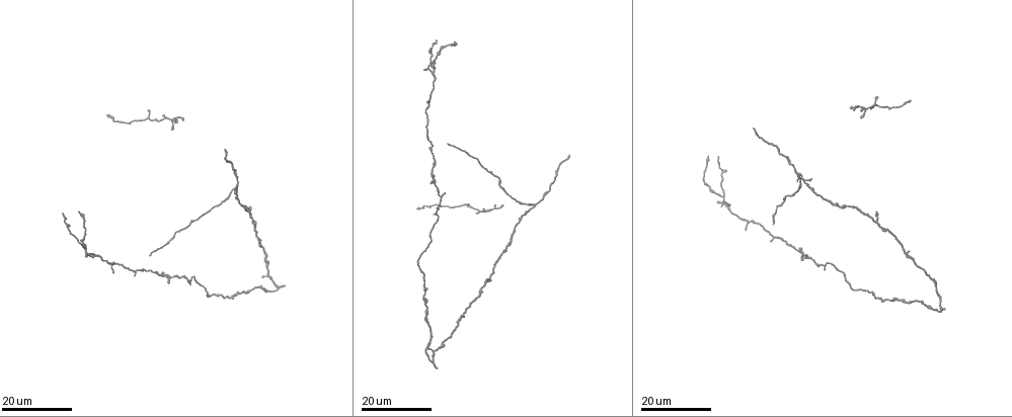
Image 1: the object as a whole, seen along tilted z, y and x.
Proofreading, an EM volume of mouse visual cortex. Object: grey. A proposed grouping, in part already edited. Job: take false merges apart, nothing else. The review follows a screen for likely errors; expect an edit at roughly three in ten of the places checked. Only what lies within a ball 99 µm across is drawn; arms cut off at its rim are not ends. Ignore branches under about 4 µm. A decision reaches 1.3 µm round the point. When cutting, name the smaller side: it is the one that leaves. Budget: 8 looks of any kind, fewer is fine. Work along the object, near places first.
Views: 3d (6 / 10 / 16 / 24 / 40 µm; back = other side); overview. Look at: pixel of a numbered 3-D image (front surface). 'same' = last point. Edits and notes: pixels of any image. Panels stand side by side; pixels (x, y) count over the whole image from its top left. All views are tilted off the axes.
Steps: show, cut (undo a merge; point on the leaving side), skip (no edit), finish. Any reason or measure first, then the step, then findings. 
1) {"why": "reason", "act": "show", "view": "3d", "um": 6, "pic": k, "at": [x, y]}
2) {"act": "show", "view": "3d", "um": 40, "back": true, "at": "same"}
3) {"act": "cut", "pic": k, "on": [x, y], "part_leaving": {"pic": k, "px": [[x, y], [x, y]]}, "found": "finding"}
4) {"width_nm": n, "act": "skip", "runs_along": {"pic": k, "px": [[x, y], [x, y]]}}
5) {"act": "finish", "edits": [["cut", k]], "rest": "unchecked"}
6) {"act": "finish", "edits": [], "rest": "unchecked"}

{"why": "three-way junction", "act": "show", "view": "3d", "um": 16, "pic": 1, "at": [235, 185]}

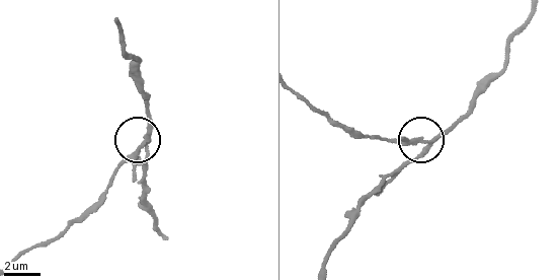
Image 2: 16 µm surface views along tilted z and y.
{"act": "show", "view": "3d", "um": 10, "pic": 2, "at": [428, 143]}

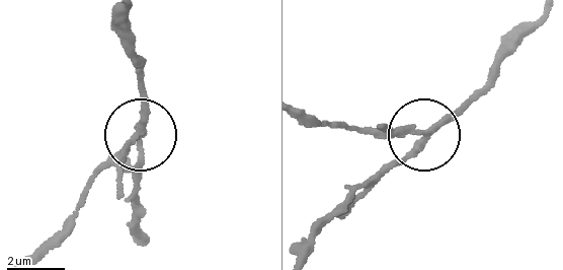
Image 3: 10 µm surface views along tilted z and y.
{"side_arm_um": 37, "act": "cut", "pic": 3, "on": [117, 152], "part_leaving": {"pic": 3, "px": [[144, 131], [89, 189], [73, 224], [36, 255]]}, "found": "two neurons meet here"}

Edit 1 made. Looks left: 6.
{"why": "see it whole again", "act": "show", "view": "overview"}

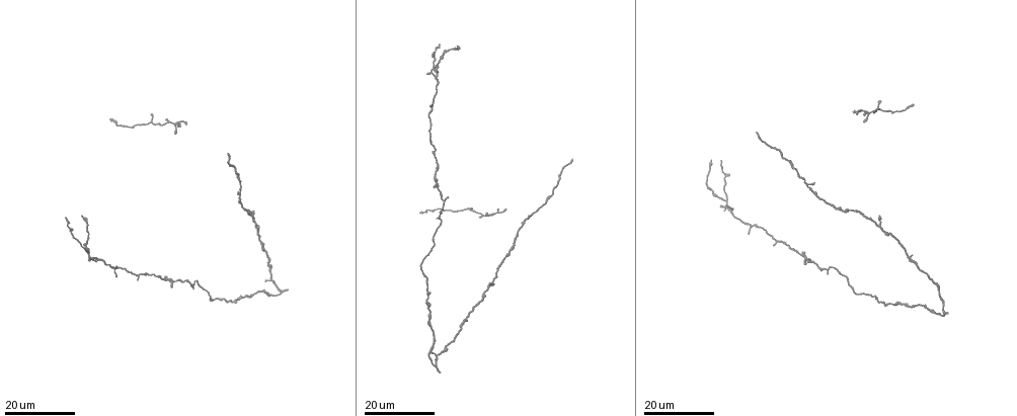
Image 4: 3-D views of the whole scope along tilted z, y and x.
{"act": "show", "view": "3d", "um": 24, "pic": 4, "at": [175, 282]}

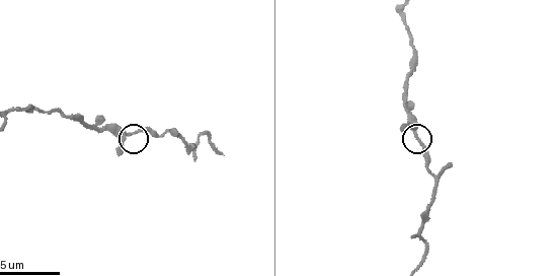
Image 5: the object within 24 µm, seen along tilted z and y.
{"act": "show", "view": "3d", "um": 6, "pic": 5, "at": [127, 133]}

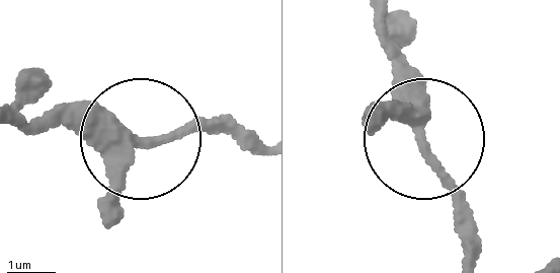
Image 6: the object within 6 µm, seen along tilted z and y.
{"arms": 3, "act": "skip", "found": "continuous, no second neuron"}

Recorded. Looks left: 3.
{"why": "branch point", "act": "show", "view": "3d", "um": 16, "pic": 4, "at": [727, 202]}

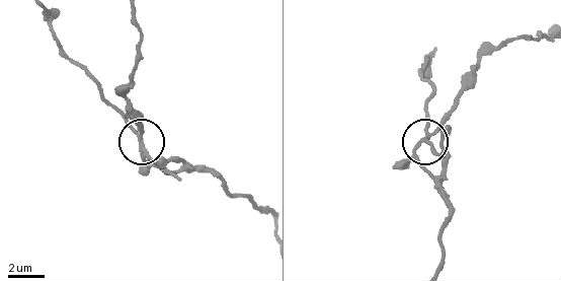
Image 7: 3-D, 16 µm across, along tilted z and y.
{"why": "zoom in", "act": "show", "view": "3d", "um": 6, "pic": 7, "at": [433, 132]}

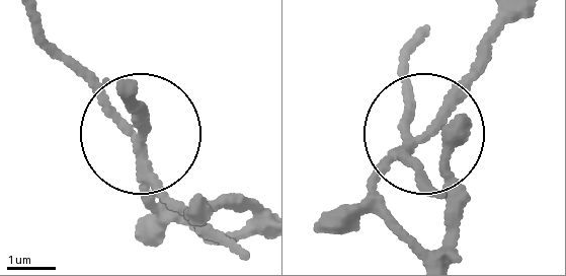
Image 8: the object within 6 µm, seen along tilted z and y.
{"act": "cut", "pic": 8, "on": [419, 174], "part_leaving": {"pic": 8, "px": [[407, 150], [413, 48]]}, "found": "two neurons meet here"}

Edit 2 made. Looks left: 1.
{"act": "finish", "edits": [["cut", 3], ["cut", 8]], "rest": "unchecked"}

